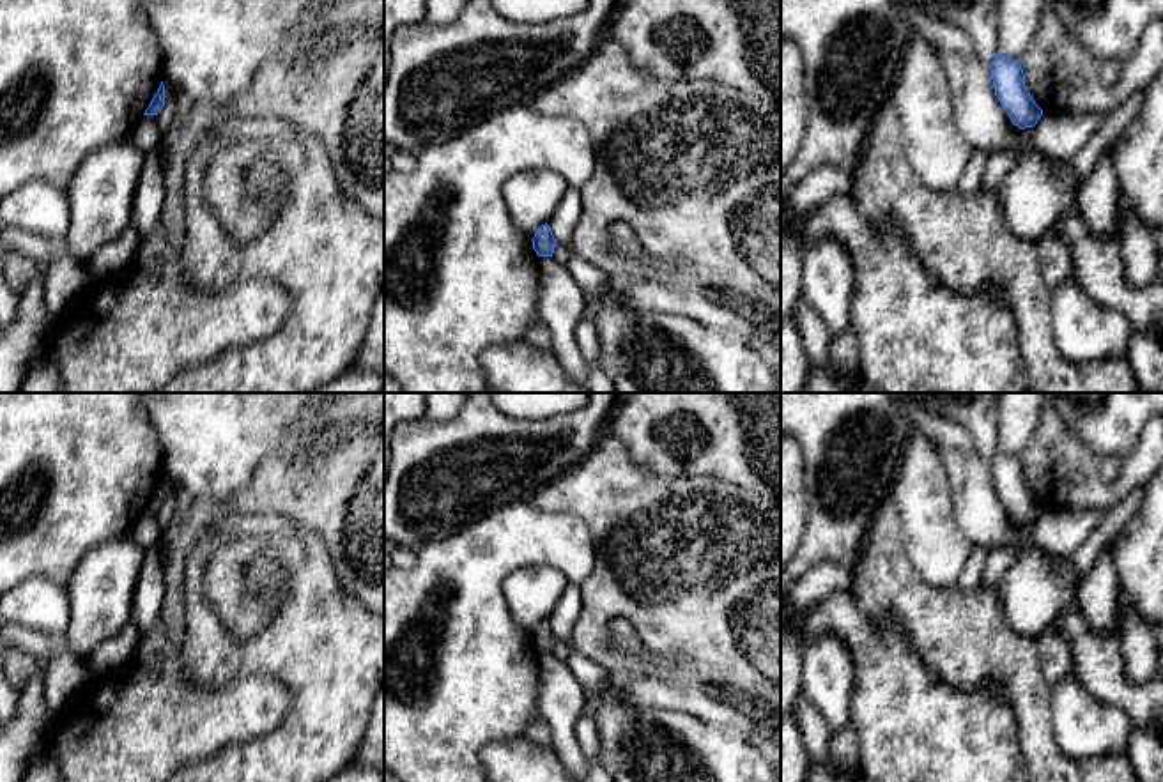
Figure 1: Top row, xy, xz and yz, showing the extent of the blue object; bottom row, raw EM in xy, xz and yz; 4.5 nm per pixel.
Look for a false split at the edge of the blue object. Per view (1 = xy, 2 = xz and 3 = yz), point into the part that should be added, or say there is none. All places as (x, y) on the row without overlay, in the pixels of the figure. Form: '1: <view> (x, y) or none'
1: none
2: none
3: none

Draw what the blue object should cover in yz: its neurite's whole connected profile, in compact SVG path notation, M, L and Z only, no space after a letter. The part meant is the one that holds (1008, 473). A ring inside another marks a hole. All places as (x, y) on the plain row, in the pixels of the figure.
M997 451L990 462L995 492L1011 518L1020 525L1034 524L1043 511L1034 494L1025 483L1025 471L1020 456Z

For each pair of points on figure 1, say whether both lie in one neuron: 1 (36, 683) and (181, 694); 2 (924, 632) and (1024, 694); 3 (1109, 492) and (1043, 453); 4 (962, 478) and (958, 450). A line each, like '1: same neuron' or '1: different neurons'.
1: different neurons
2: same neuron
3: same neuron
4: same neuron

